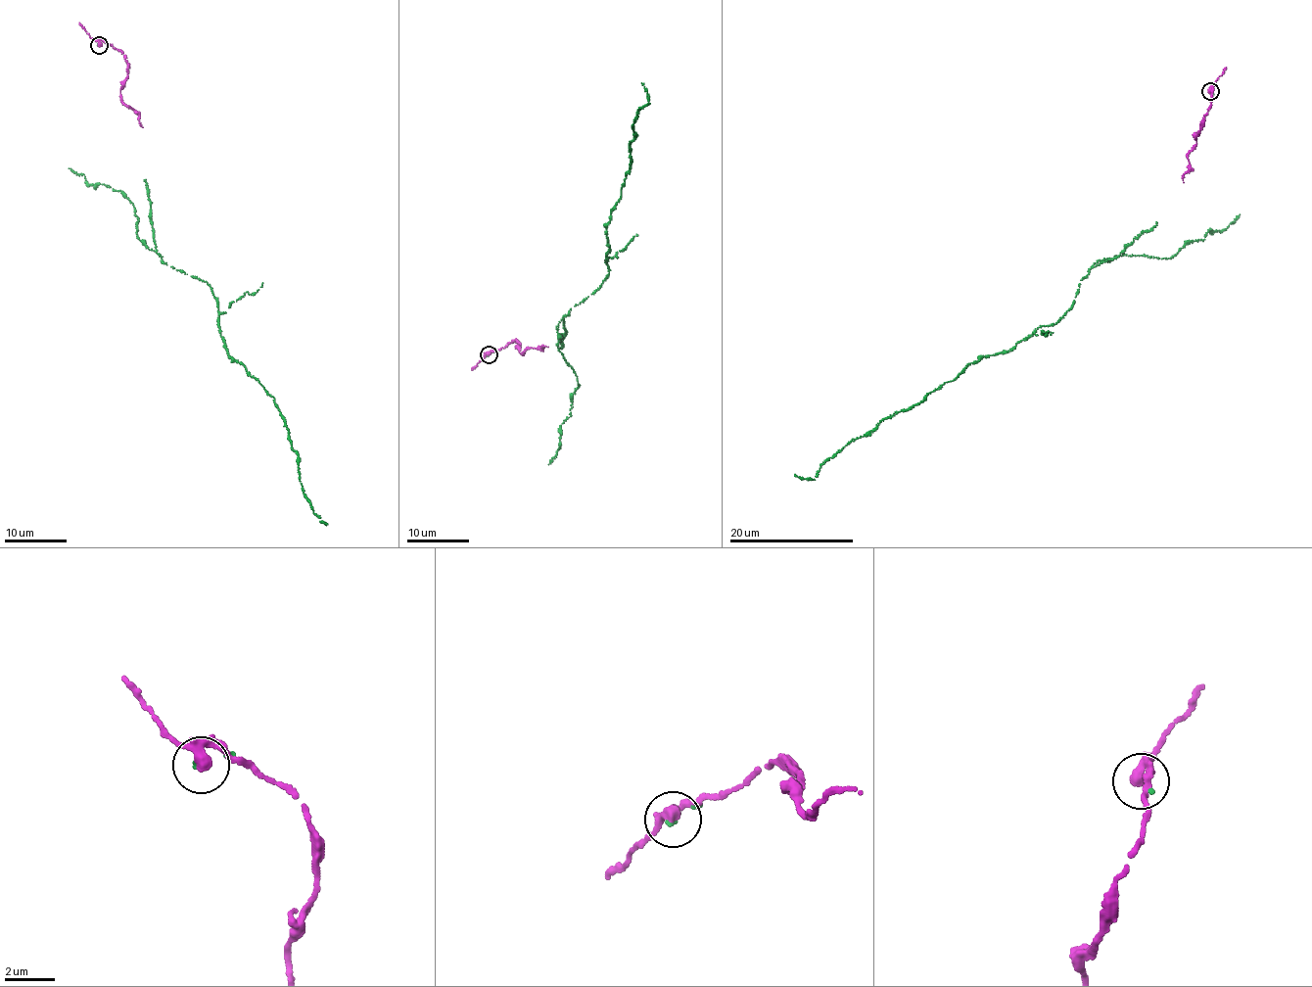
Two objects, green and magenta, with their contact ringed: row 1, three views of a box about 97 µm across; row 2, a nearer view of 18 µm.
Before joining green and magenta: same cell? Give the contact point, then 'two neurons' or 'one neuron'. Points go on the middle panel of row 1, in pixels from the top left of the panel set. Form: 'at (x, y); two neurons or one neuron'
at (489, 354); one neuron

